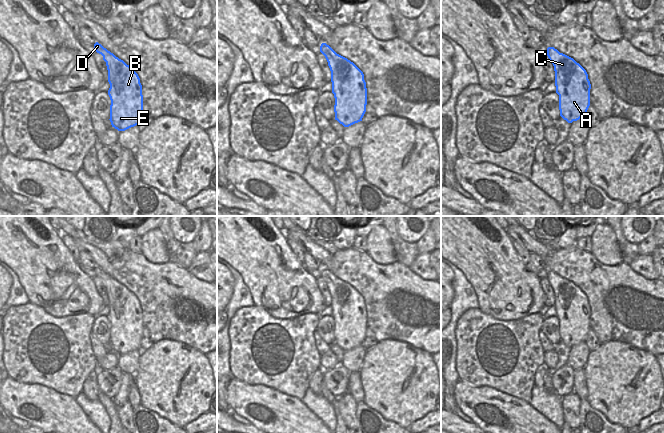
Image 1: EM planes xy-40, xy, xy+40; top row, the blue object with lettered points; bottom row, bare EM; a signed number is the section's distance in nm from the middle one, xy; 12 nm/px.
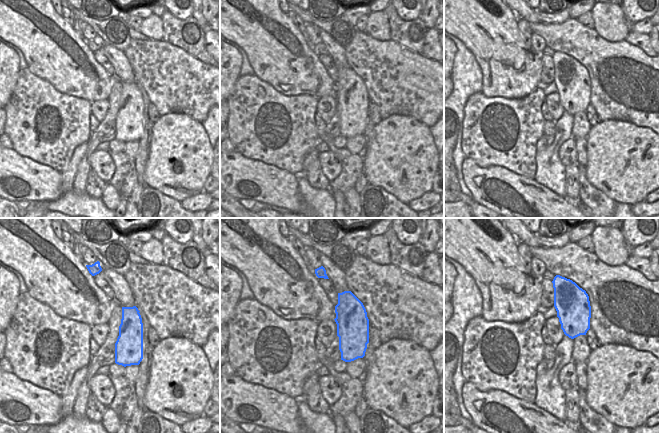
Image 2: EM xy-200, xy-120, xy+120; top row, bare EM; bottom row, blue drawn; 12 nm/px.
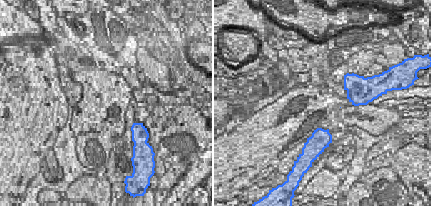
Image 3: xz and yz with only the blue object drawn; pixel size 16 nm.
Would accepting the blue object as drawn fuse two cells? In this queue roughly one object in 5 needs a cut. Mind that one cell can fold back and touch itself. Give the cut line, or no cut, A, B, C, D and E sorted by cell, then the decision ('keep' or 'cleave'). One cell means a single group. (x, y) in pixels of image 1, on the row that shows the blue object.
no cut; A B C D E; keep

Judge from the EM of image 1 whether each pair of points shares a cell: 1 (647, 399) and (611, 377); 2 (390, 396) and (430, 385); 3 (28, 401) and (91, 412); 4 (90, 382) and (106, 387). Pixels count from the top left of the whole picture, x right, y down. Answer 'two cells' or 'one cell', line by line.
1: one cell
2: one cell
3: two cells
4: two cells

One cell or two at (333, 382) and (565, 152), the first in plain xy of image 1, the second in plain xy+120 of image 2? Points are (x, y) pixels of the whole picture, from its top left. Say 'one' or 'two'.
one

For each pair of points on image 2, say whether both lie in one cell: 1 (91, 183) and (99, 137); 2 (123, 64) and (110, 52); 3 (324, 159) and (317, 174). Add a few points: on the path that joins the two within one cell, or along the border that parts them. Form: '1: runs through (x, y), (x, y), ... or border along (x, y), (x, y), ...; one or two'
1: border along (90, 169), (87, 175), (85, 192); two
2: runs through (120, 62), (113, 55); one
3: border along (317, 158), (322, 173), (330, 181); two

